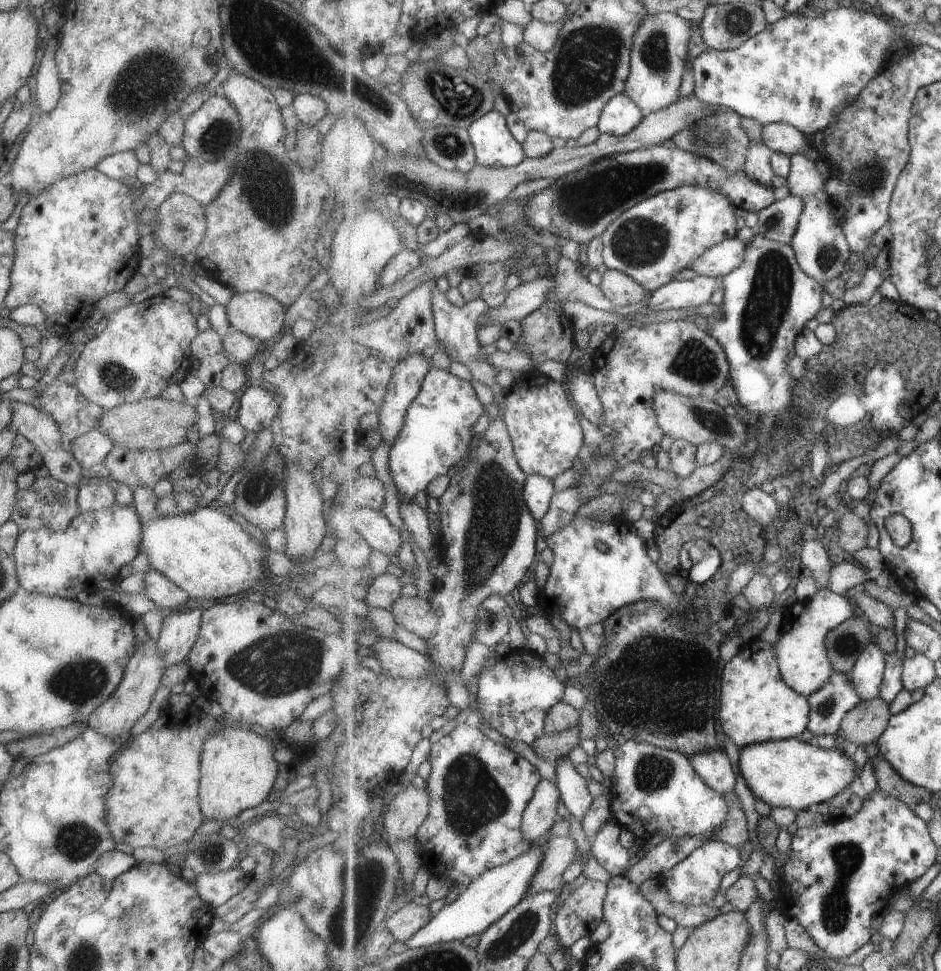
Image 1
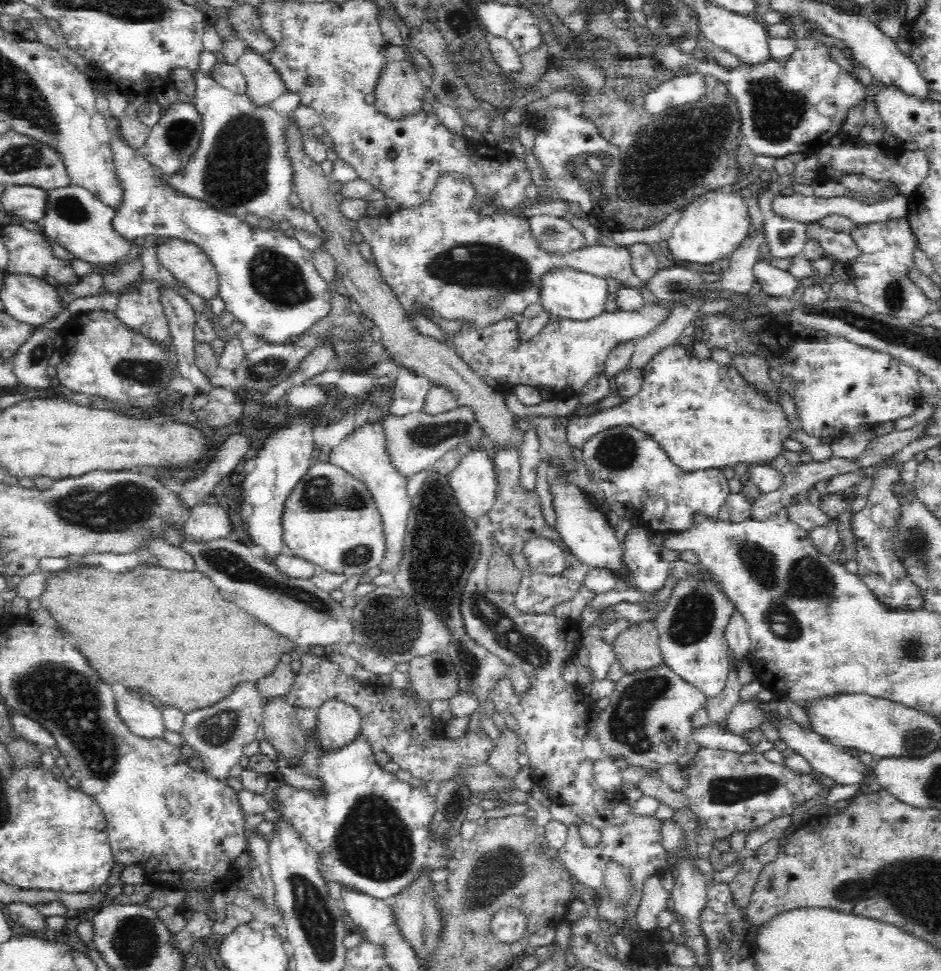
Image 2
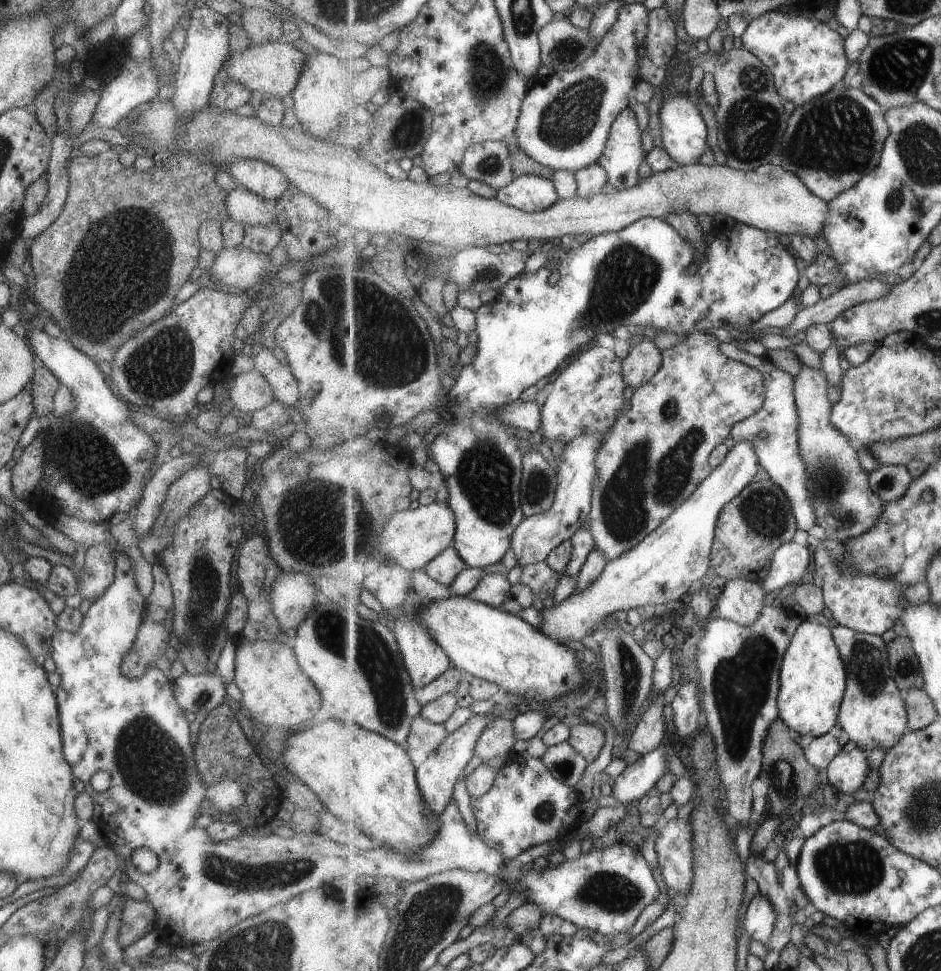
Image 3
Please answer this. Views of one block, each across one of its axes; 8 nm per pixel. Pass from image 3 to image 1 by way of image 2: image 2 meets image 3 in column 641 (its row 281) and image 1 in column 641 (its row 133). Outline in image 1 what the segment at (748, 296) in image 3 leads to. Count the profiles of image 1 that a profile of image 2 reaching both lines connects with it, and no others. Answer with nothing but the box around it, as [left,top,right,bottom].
[598,93,646,136]

